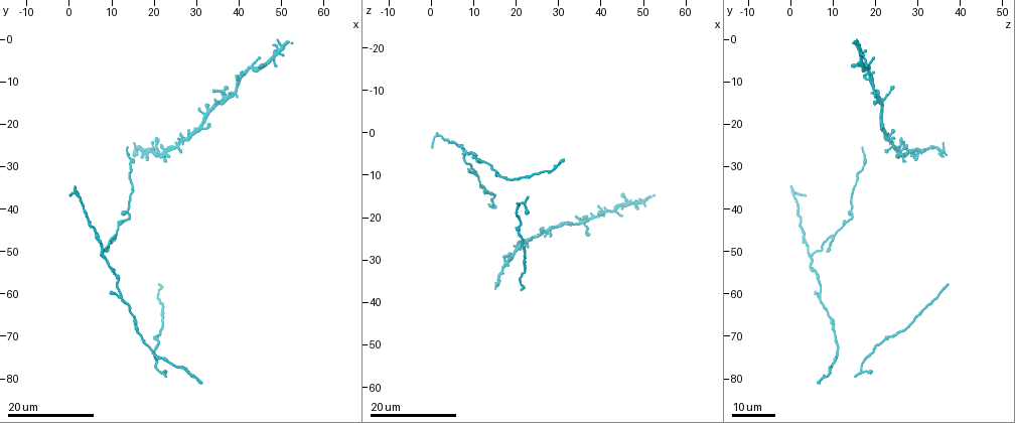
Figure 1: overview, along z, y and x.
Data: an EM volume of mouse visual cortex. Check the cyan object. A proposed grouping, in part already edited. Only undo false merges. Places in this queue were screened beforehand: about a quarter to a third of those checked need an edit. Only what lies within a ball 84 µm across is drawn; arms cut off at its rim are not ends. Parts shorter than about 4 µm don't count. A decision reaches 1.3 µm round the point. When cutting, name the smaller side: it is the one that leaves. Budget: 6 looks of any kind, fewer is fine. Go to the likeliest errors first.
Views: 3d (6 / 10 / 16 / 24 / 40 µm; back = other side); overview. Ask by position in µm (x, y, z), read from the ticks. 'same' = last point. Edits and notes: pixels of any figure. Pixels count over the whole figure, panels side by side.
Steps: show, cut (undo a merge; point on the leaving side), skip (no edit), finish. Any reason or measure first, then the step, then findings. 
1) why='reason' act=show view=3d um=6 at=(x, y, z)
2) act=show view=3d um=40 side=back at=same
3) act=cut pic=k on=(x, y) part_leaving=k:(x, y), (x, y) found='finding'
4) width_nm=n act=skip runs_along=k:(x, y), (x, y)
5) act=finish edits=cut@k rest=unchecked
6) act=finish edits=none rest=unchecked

why='side arm on a straight run' act=show view=3d um=16 at=(8.0, 51.0, 5.0)

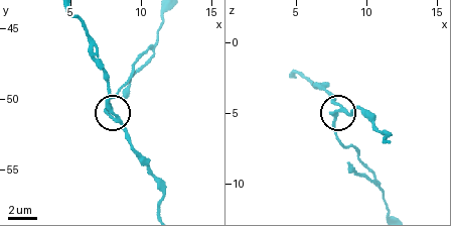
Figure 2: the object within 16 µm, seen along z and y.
why='closer look' act=show view=3d um=6 at=(8.2, 51.2, 4.6)

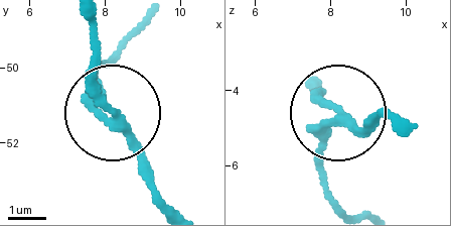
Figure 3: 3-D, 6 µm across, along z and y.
act=skip found='all the same neuron'

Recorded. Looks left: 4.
act=show view=3d um=24 at=(36.5, 15.0, 21.0)

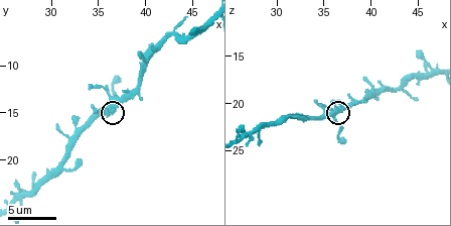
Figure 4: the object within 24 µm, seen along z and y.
act=show view=3d um=6 at=(36.0, 14.2, 21.6)

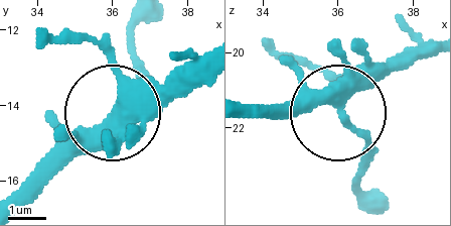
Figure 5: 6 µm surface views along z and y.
act=skip runs_along=5:(250, 114), (336, 107), (362, 133), (365, 168) found='one neuron here'

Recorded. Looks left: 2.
why='a narrow waist' act=show view=3d um=24 at=(14.0, 42.0, 14.5)

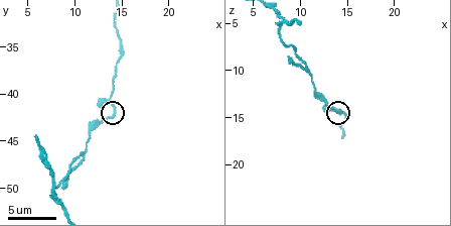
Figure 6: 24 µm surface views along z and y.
act=show view=3d um=10 at=(14.2, 41.8, 14.4)

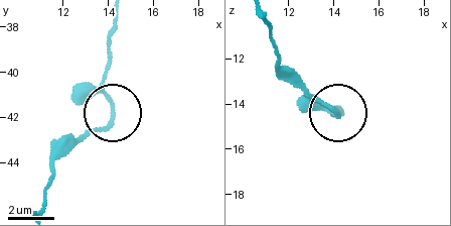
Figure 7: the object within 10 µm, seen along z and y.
act=skip found='one neuron here'

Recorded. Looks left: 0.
act=finish edits=none rest=unchecked

